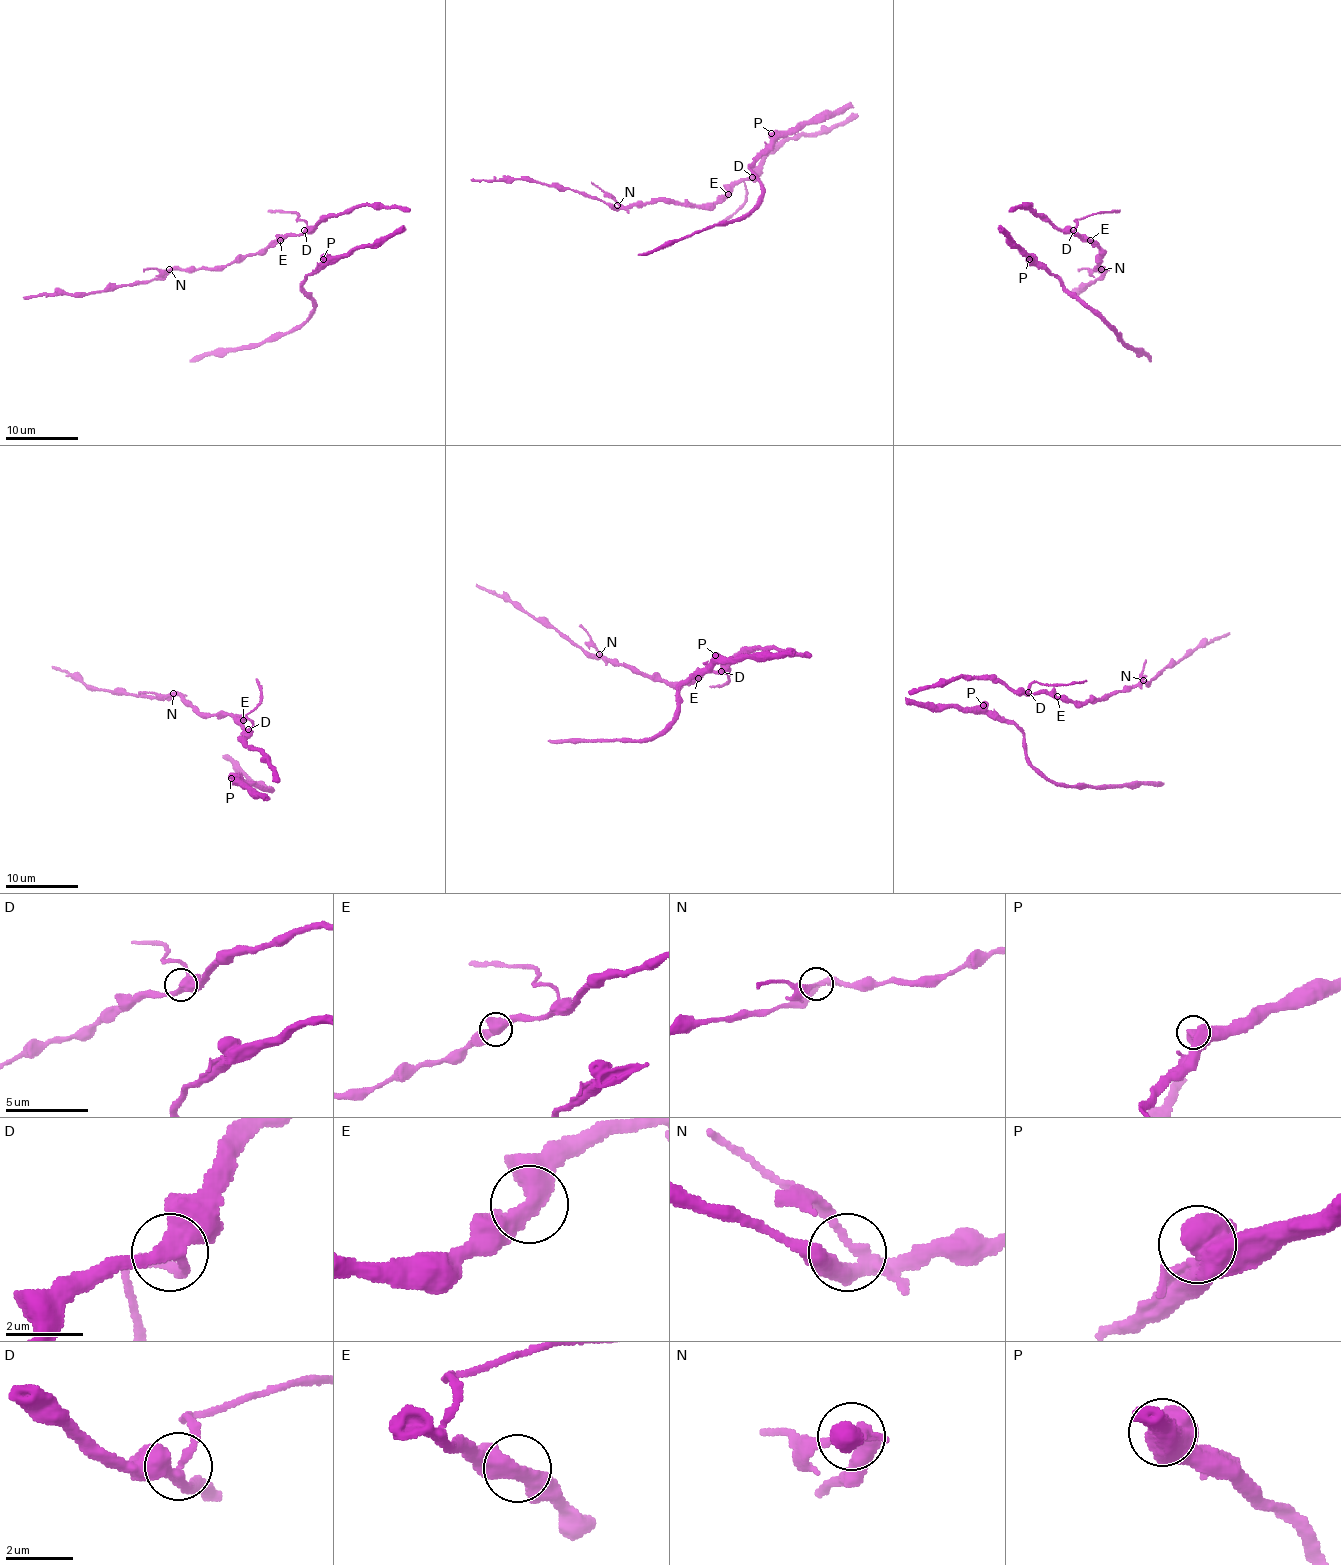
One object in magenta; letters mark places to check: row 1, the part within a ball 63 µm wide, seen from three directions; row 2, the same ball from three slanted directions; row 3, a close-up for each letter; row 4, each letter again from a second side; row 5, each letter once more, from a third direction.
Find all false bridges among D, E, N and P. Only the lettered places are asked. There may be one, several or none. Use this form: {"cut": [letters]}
{"cut": ["D"]}

